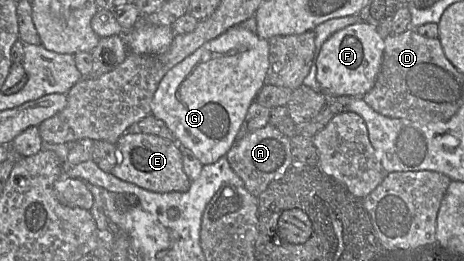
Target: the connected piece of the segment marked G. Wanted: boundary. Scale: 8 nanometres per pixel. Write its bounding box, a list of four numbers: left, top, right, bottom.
[151,26,269,165]

